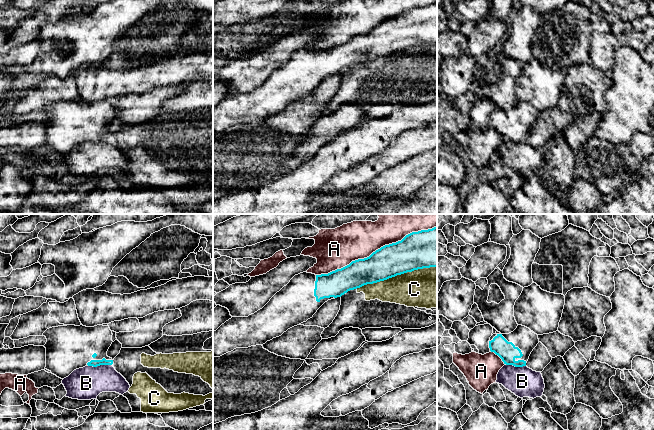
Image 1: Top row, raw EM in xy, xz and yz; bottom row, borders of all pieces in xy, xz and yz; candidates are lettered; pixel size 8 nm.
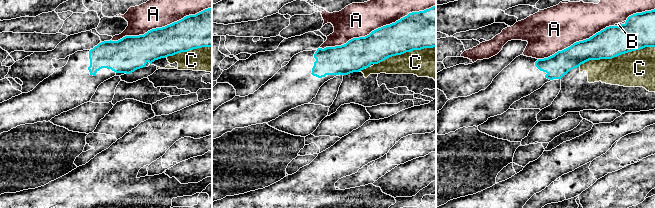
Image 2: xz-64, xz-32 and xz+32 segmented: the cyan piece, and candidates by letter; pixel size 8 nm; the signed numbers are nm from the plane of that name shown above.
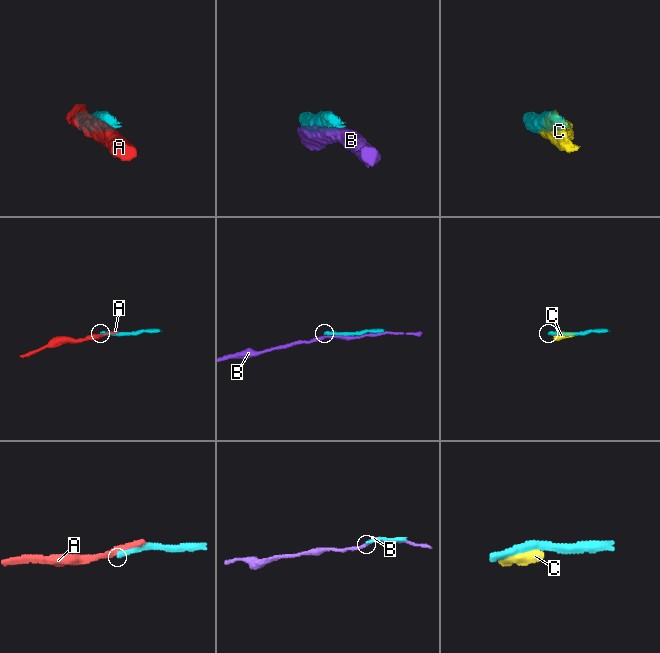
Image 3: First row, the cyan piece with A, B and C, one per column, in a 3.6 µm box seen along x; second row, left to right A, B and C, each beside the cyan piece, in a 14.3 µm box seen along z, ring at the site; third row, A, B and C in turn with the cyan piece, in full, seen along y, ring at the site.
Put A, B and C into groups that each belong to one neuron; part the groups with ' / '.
A / B / C

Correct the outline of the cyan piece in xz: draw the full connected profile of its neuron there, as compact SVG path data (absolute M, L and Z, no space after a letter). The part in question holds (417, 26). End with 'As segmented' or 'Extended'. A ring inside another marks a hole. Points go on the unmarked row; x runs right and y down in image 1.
M437 3L412 8L401 17L385 21L369 33L352 37L328 50L303 48L295 51L262 85L248 93L232 93L214 107L213 133L220 133L236 124L263 121L288 105L306 98L325 78L341 73L350 66L430 43L437 43Z. Extended

